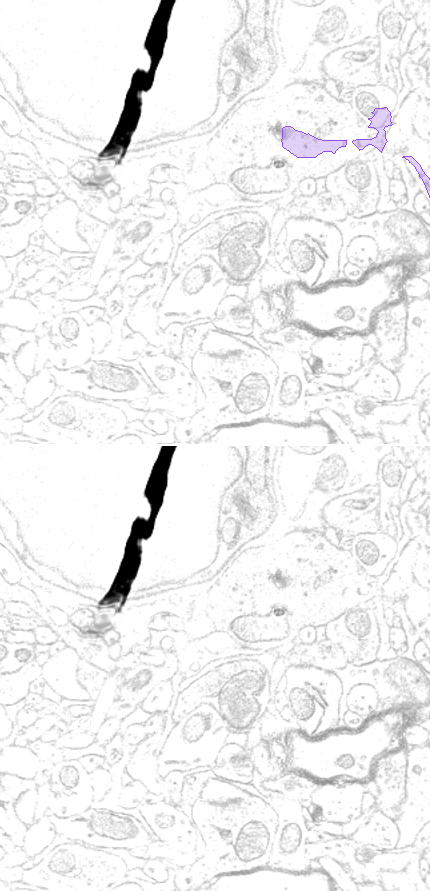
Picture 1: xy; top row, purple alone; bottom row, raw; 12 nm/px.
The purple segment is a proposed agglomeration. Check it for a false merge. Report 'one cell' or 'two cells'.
two cells

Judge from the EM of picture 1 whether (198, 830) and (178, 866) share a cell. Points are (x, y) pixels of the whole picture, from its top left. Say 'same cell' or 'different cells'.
same cell

